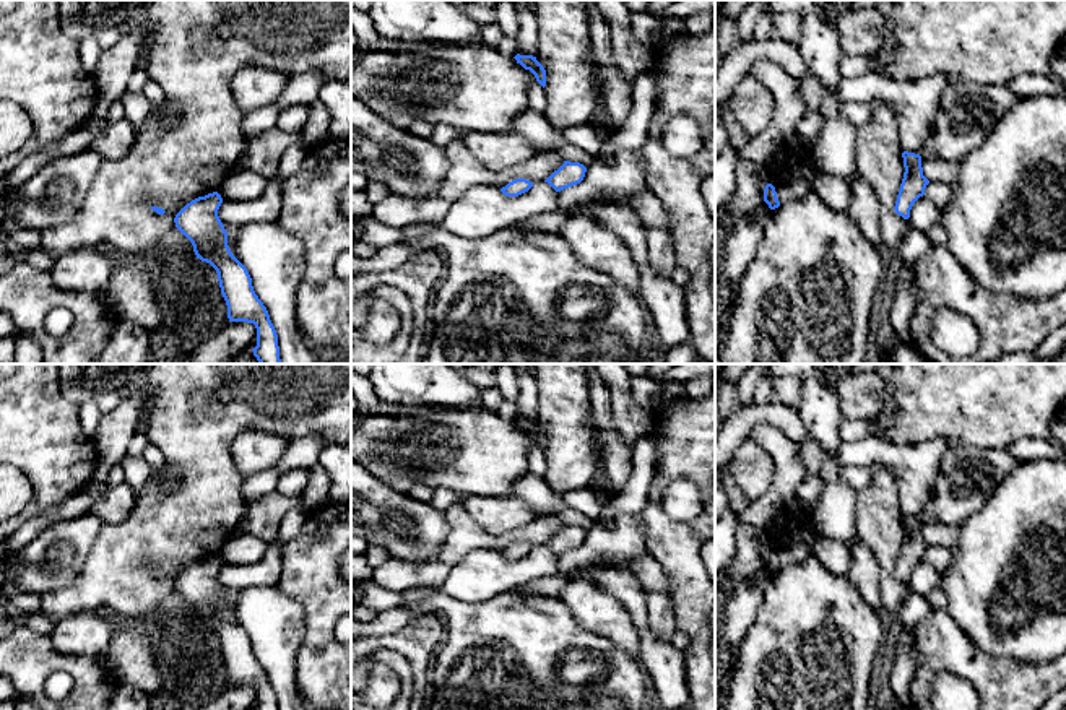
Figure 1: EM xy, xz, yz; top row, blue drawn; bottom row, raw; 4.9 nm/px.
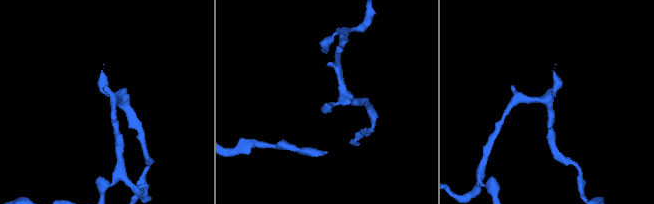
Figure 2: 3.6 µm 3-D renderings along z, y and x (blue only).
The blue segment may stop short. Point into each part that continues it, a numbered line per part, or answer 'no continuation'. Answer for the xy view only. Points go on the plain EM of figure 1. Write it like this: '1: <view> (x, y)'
no continuation

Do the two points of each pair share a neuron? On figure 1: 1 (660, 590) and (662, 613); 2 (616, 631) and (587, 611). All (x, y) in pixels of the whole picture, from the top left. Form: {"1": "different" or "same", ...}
{"1": "same", "2": "same"}

